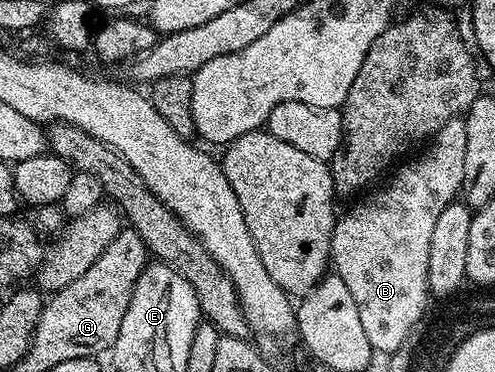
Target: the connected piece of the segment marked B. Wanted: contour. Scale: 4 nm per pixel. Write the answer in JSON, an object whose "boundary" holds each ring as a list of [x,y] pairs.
{"boundary":[[[455,119],[444,123],[444,127],[440,127],[440,131],[429,144],[414,155],[419,157],[411,156],[403,160],[389,174],[390,182],[383,189],[362,195],[367,197],[359,196],[357,198],[359,201],[343,217],[341,214],[335,220],[330,248],[332,269],[348,286],[348,292],[356,302],[356,311],[360,314],[360,323],[368,334],[368,343],[376,352],[395,353],[408,339],[409,333],[423,324],[422,316],[426,313],[426,304],[432,301],[428,287],[428,247],[432,247],[432,230],[436,227],[440,211],[444,211],[444,207],[451,205],[461,194],[464,179],[464,150],[467,144],[465,120]]]}

